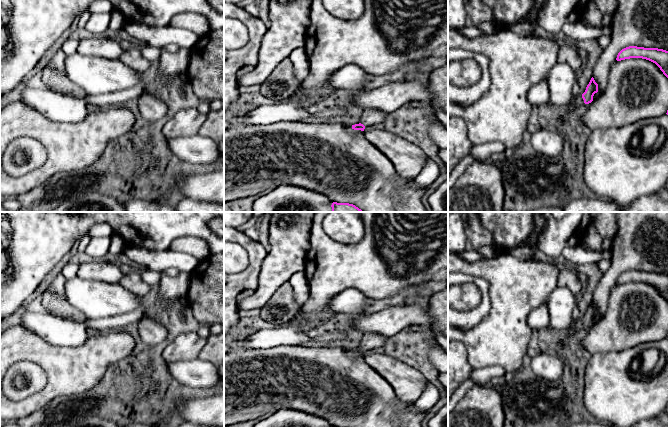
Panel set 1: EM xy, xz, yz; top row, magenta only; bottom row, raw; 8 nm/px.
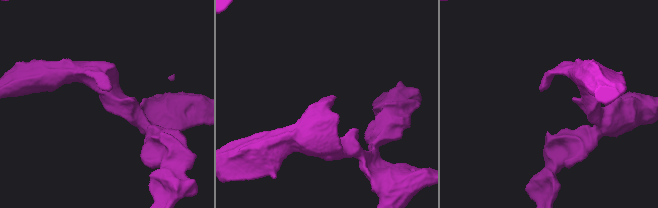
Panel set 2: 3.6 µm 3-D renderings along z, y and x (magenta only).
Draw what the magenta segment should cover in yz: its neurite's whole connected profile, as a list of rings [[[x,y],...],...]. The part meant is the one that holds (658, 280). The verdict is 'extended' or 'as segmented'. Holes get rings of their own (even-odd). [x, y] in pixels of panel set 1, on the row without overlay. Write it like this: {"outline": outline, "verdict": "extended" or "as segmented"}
{"outline": [[[629,270],[618,277],[616,284],[621,285],[630,282],[642,282],[655,287],[668,302],[668,275],[658,272]]], "verdict": "as segmented"}

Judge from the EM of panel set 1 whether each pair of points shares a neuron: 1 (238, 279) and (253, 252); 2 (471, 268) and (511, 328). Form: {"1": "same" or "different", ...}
{"1": "same", "2": "same"}

